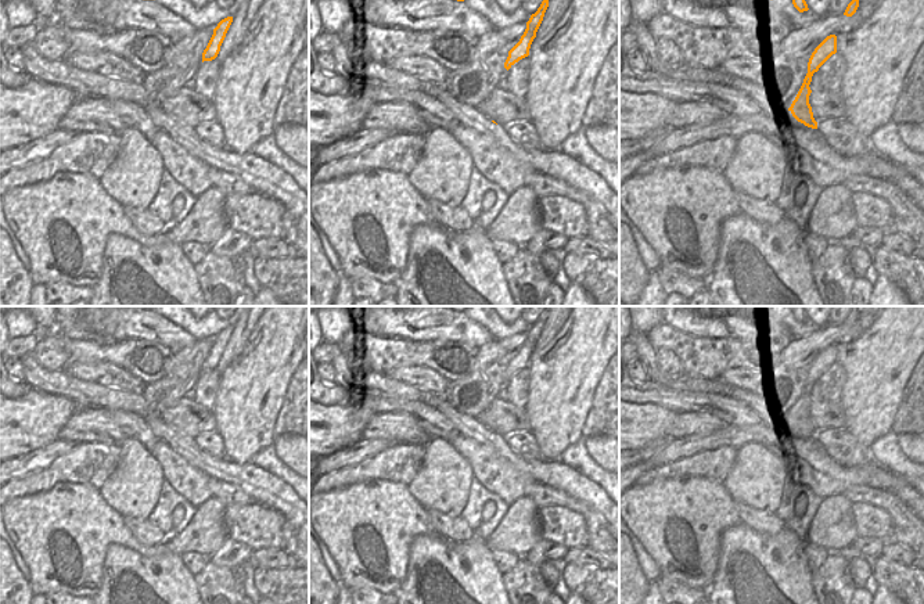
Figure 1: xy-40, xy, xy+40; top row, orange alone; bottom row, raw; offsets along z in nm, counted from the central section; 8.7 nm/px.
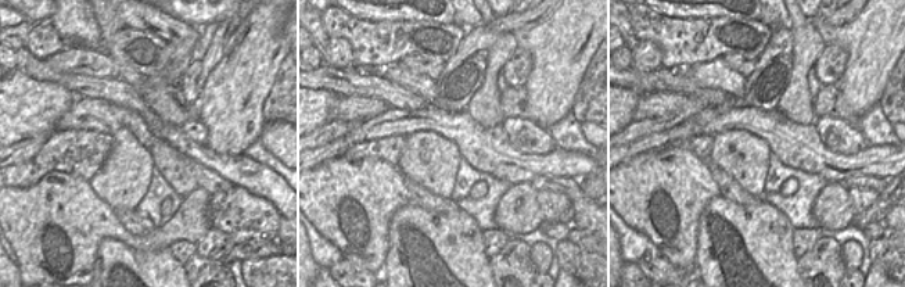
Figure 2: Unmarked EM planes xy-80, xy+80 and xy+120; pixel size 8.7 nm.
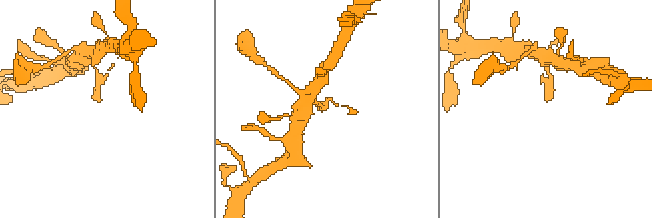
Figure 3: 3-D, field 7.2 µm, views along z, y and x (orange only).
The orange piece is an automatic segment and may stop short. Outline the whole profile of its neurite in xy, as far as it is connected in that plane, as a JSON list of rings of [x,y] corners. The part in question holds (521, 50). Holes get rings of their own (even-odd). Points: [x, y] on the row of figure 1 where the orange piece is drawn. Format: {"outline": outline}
{"outline": [[[543,0],[535,14],[531,15],[526,22],[526,29],[519,42],[508,51],[508,57],[504,62],[504,68],[508,71],[515,62],[529,55],[529,48],[536,37],[536,32],[543,21],[544,12],[549,7],[549,0]]]}

